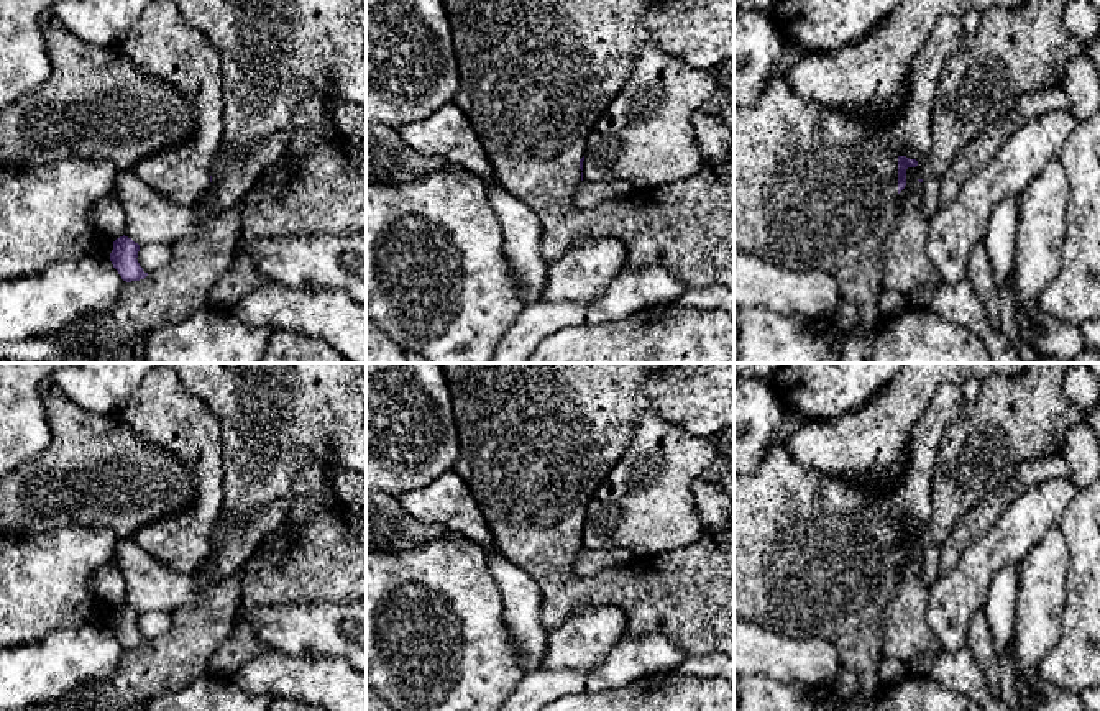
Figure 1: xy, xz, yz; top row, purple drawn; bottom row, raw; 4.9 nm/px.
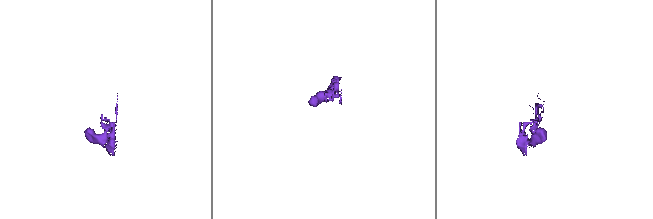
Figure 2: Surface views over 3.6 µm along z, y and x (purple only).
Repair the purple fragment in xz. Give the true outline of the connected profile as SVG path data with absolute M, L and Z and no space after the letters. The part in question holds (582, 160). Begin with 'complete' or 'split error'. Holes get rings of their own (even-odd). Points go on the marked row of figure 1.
split error; M442 0L453 34L453 49L460 71L460 90L453 103L466 115L473 125L489 159L499 187L509 190L514 197L527 202L537 213L542 225L540 251L545 261L555 261L565 256L568 250L594 236L612 236L624 243L627 250L627 264L634 268L662 266L685 282L688 289L703 287L711 282L721 282L734 289L734 163L731 161L732 133L717 117L701 108L693 117L694 140L703 156L703 167L696 176L678 182L655 187L637 189L627 197L612 197L591 210L576 209L573 195L583 181L583 161L586 138L604 113L606 107L617 97L626 79L630 76L635 57L642 46L653 44L660 51L683 61L690 67L709 69L724 59L734 57L734 0Z

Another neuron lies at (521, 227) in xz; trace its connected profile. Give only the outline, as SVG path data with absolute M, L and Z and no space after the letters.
M502 187L488 189L488 200L501 220L502 250L519 299L524 304L540 300L548 279L548 261L540 251L540 218L527 202Z

